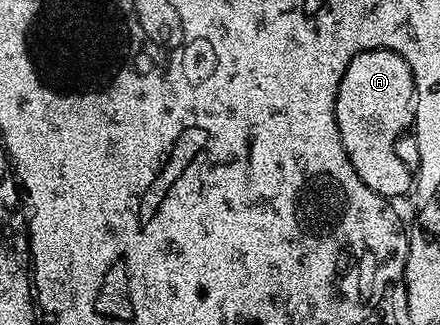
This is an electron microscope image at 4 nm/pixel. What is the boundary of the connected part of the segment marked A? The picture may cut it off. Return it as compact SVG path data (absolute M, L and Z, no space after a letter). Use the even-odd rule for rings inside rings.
M363 51L353 57L339 86L339 96L335 102L335 120L339 126L343 148L354 170L359 167L359 163L363 163L363 167L395 167L395 171L399 171L399 179L387 179L387 175L375 175L375 179L366 179L365 185L369 185L373 193L382 195L388 201L395 201L398 195L405 194L410 187L412 190L412 168L395 152L395 142L415 123L415 78L411 66L396 51Z

